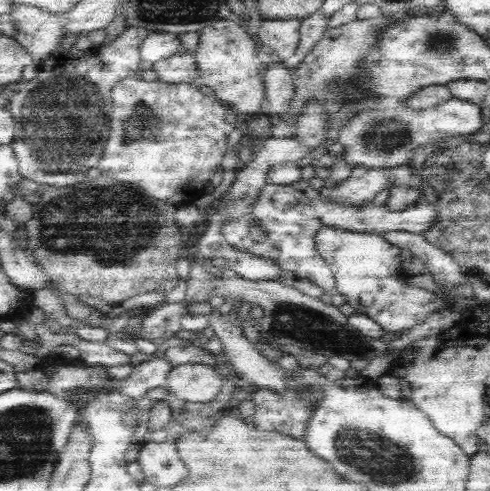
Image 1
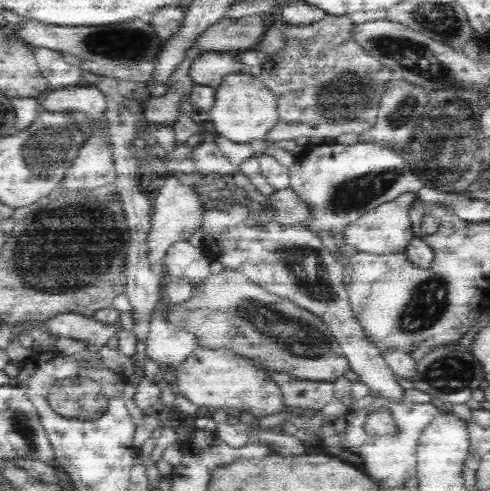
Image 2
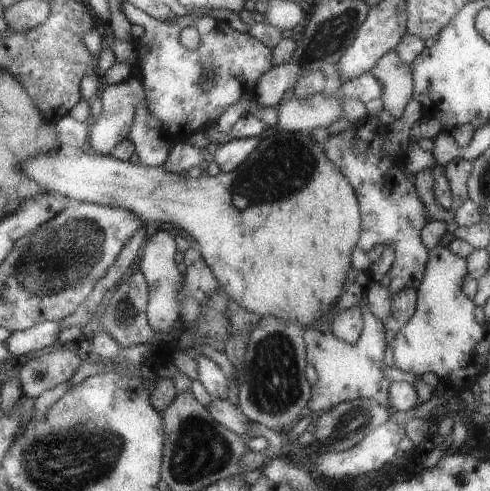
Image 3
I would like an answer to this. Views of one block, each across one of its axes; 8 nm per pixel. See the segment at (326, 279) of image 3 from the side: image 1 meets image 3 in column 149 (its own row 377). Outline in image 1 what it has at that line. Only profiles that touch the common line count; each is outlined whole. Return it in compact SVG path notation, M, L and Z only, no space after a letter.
M182 364L172 368L168 376L168 392L184 402L208 404L212 402L222 388L226 386L226 378L218 376L218 372L206 364Z

